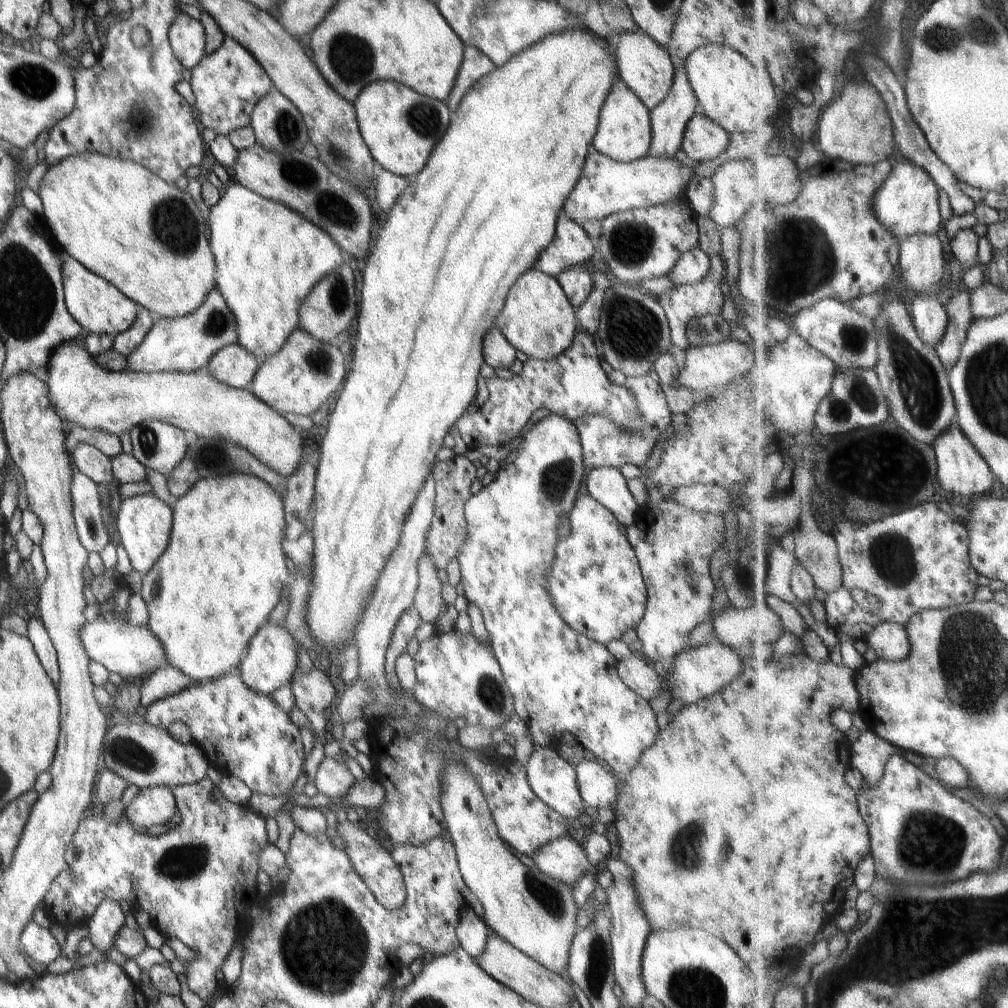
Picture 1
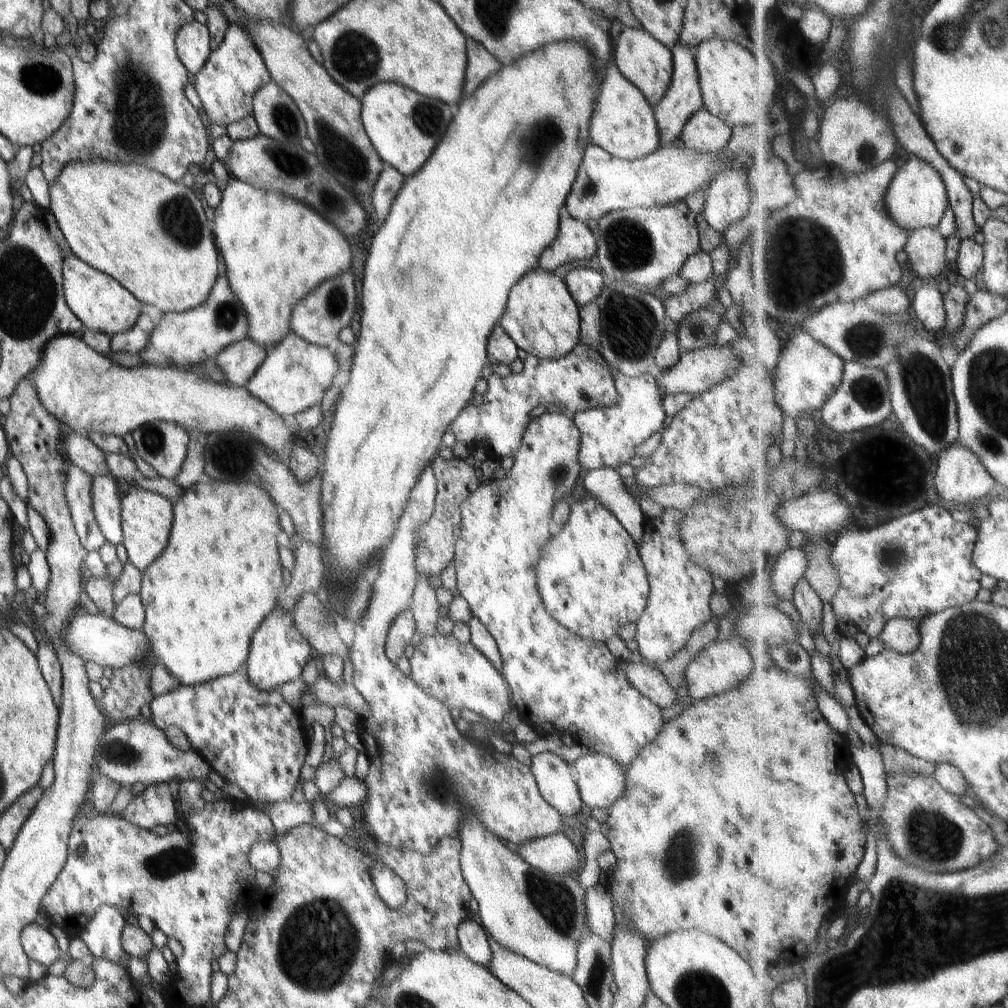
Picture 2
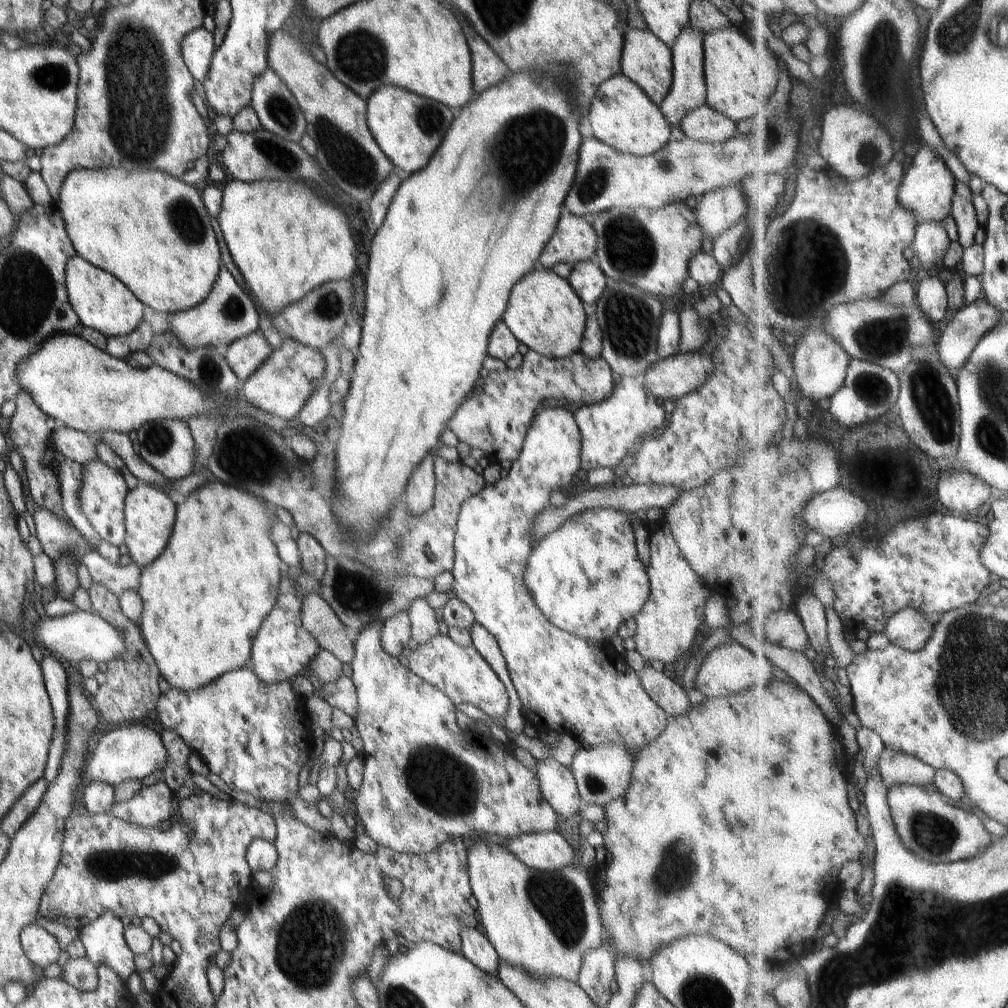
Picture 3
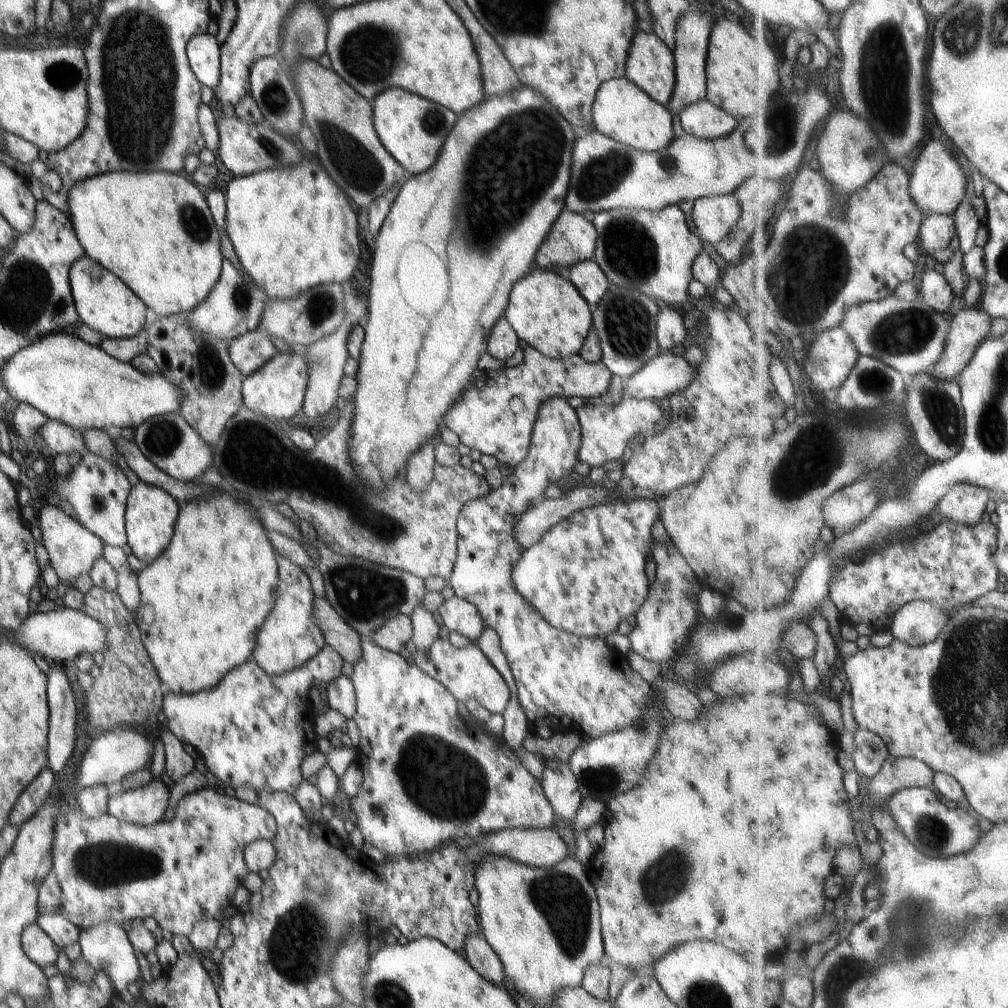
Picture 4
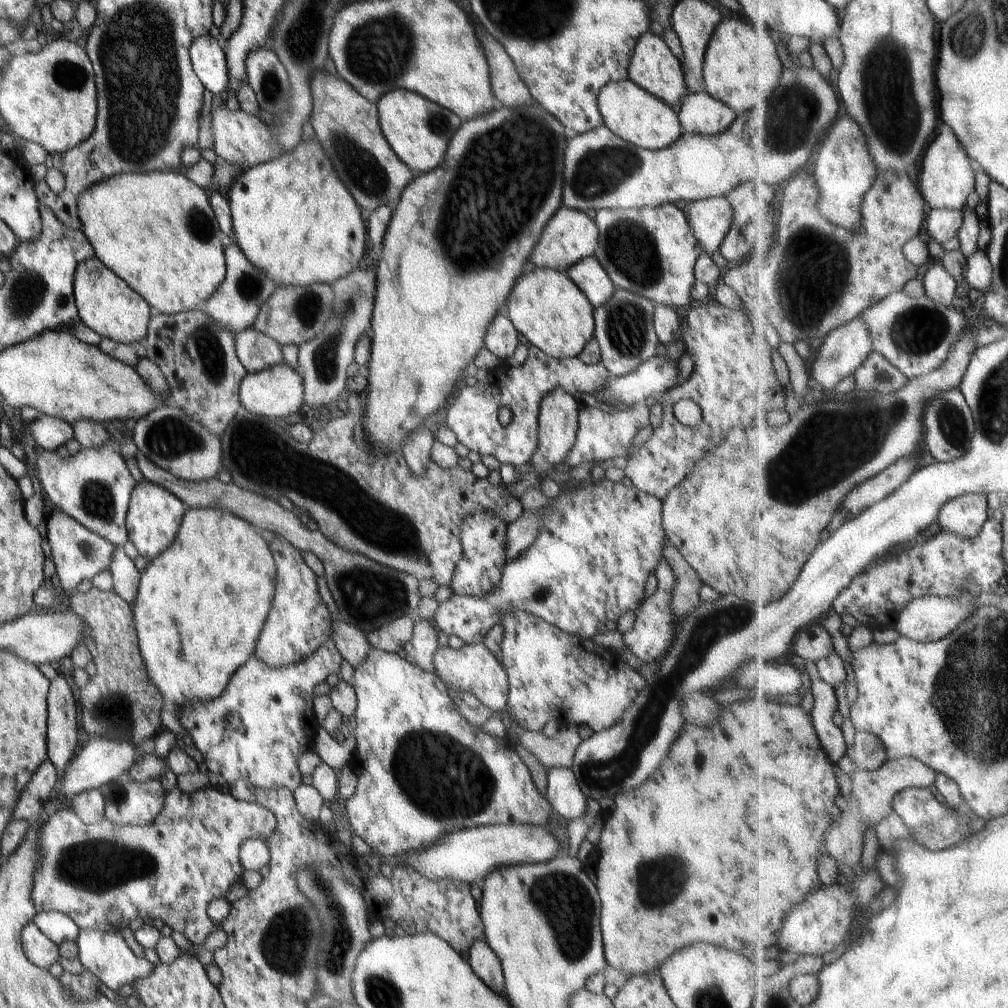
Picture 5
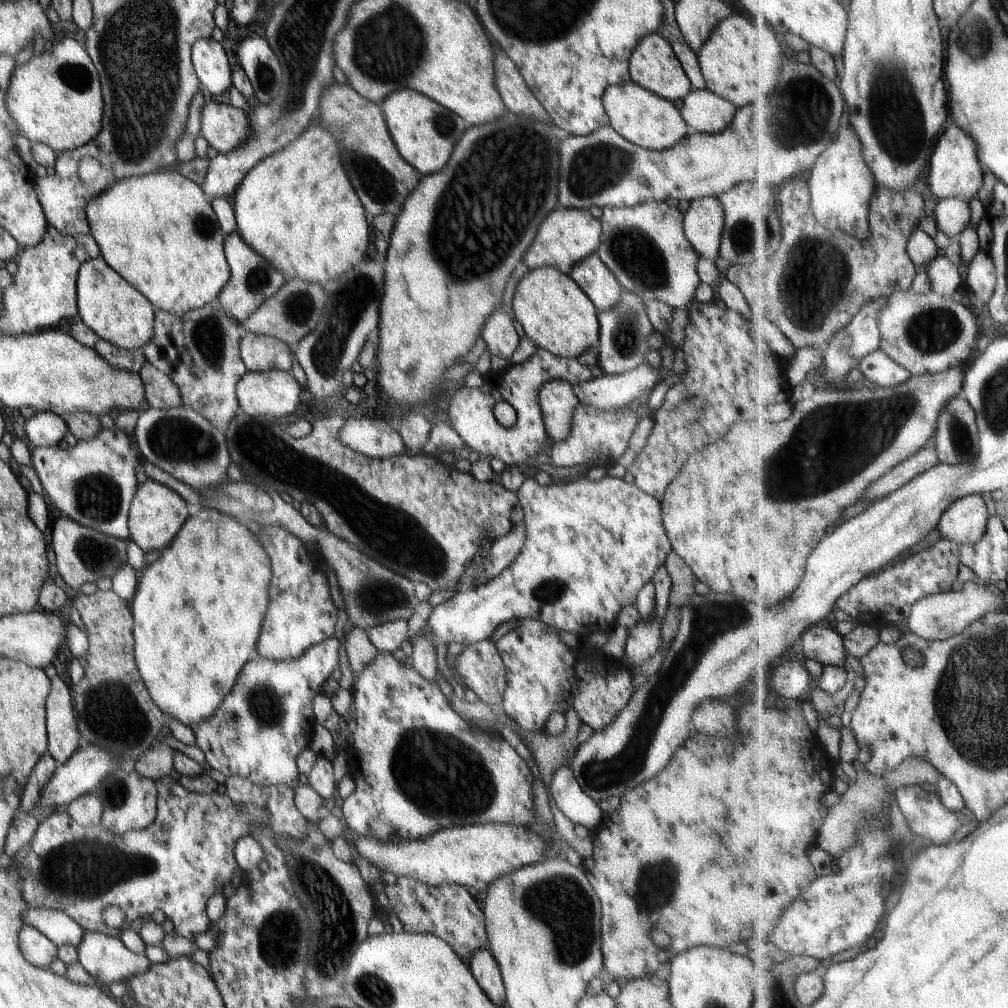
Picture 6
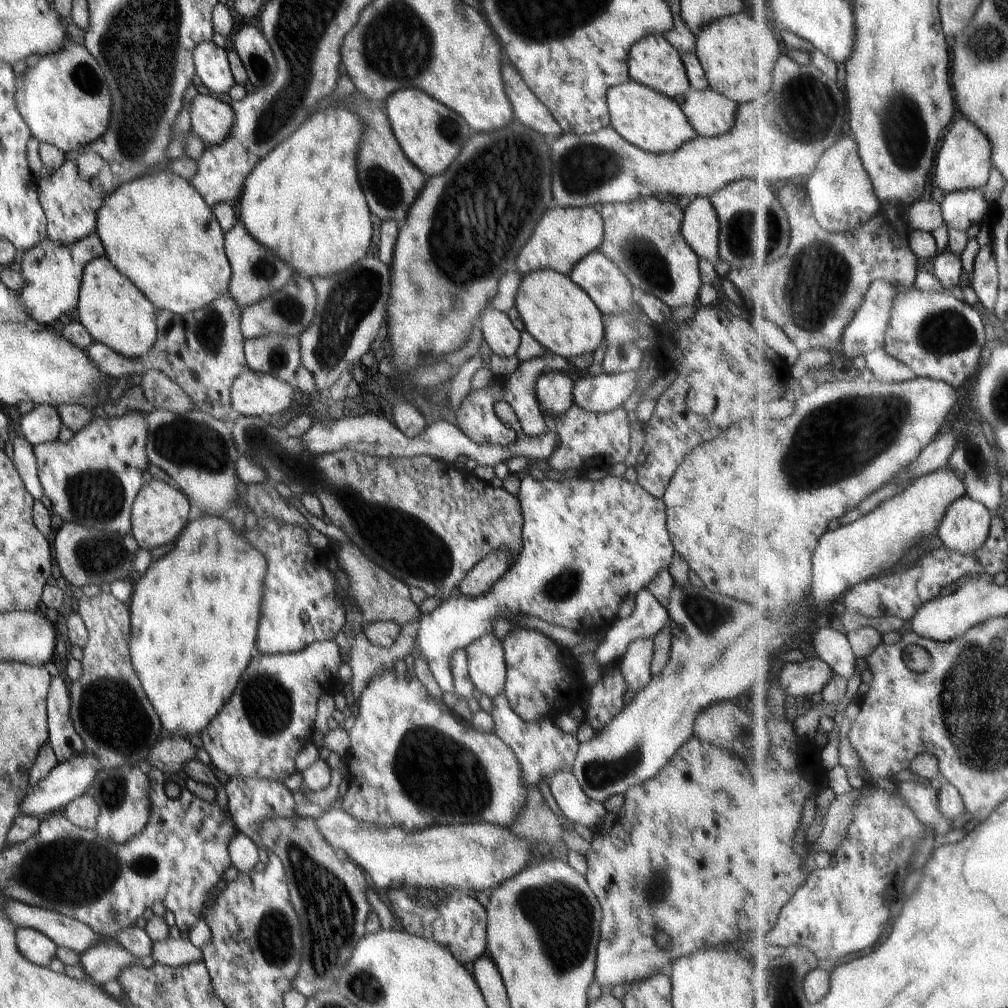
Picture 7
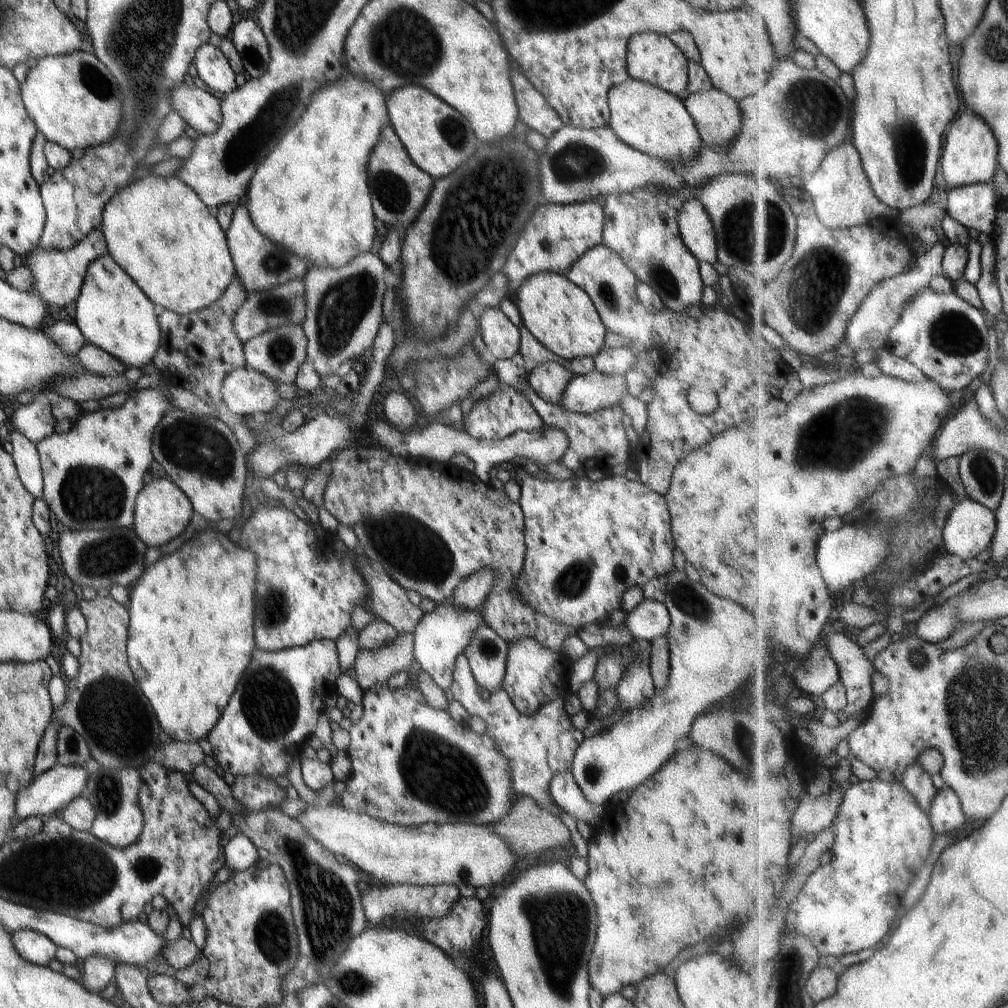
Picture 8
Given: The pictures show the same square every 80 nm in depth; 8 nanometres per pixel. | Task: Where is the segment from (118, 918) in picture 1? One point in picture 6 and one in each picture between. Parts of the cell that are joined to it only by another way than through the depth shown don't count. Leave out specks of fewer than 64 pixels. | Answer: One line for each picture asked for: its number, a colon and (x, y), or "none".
2: (102, 935)
3: (103, 940)
4: (105, 946)
5: (106, 954)
6: (105, 958)

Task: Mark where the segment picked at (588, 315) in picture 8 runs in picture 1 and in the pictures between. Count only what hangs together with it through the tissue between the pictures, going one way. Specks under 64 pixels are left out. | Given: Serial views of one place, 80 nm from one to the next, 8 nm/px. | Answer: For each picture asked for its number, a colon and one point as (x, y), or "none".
1: (537, 318)
2: (541, 317)
3: (544, 313)
4: (545, 310)
5: (544, 305)
6: (556, 315)
7: (556, 312)

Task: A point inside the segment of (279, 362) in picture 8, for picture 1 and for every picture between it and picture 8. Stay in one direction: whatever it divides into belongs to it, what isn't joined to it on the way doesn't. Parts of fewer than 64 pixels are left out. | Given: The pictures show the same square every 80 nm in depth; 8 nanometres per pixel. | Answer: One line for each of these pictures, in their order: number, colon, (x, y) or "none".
1: (232, 365)
2: (238, 361)
3: (245, 356)
4: (248, 352)
5: (256, 351)
6: (260, 353)
7: (276, 355)

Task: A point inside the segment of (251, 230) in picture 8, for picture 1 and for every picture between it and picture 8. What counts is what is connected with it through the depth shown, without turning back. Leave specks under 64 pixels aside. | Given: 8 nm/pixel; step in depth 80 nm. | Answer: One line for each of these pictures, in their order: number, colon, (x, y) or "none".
1: (185, 344)
2: (181, 340)
3: (229, 313)
4: (234, 306)
5: (234, 305)
6: (252, 280)
7: (256, 272)

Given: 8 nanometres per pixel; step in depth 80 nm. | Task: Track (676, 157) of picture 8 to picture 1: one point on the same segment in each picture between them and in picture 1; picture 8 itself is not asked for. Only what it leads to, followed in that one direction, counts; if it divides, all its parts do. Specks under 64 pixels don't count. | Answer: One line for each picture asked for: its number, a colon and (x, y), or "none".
1: (624, 130)
2: (623, 123)
3: (621, 115)
4: (622, 111)
5: (633, 114)
6: (644, 118)
7: (651, 121)

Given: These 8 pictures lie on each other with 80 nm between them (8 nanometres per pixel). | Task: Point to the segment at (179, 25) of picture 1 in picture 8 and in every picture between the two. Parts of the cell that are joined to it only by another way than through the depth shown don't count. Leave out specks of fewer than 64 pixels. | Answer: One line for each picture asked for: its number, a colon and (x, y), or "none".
2: (192, 42)
3: (198, 47)
4: (203, 50)
5: (208, 60)
6: (212, 67)
7: (211, 64)
8: (212, 66)

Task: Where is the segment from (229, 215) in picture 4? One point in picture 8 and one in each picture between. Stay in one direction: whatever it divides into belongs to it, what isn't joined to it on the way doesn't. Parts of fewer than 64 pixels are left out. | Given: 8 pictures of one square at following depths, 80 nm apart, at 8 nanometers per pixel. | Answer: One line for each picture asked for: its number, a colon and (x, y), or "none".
5: (292, 218)
6: (296, 209)
7: (302, 201)
8: (310, 196)

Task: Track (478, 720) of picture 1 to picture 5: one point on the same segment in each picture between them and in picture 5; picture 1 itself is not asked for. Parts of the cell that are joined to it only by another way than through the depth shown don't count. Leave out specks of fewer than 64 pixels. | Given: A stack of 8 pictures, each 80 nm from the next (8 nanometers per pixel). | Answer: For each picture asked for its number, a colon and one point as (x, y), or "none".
2: (457, 674)
3: (462, 674)
4: (466, 673)
5: (473, 668)

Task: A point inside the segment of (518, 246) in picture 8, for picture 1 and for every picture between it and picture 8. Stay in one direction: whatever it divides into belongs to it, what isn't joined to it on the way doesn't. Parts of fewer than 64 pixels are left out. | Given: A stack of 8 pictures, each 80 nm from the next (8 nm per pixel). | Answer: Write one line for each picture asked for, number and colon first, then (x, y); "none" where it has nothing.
1: (570, 247)
2: (574, 241)
3: (574, 240)
4: (572, 238)
5: (570, 236)
6: (566, 236)
7: (562, 237)

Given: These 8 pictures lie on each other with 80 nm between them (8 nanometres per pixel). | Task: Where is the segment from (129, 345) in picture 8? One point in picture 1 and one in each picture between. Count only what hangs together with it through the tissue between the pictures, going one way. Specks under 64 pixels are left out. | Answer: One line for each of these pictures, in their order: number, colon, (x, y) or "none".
1: (99, 307)
2: (102, 305)
3: (101, 302)
4: (103, 302)
5: (106, 304)
6: (117, 312)
7: (111, 308)

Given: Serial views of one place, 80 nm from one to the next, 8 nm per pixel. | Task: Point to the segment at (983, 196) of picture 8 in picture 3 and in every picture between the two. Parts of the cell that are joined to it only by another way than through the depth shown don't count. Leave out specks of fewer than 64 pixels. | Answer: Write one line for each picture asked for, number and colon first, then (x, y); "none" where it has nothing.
3: (932, 243)
4: (939, 231)
5: (944, 224)
6: (953, 216)
7: (962, 209)

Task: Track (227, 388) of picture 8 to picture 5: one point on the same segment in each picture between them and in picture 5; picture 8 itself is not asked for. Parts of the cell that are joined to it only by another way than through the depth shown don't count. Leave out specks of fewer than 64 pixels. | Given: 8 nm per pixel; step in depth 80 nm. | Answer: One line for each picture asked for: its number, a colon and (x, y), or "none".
5: (276, 392)
6: (274, 393)
7: (252, 394)

